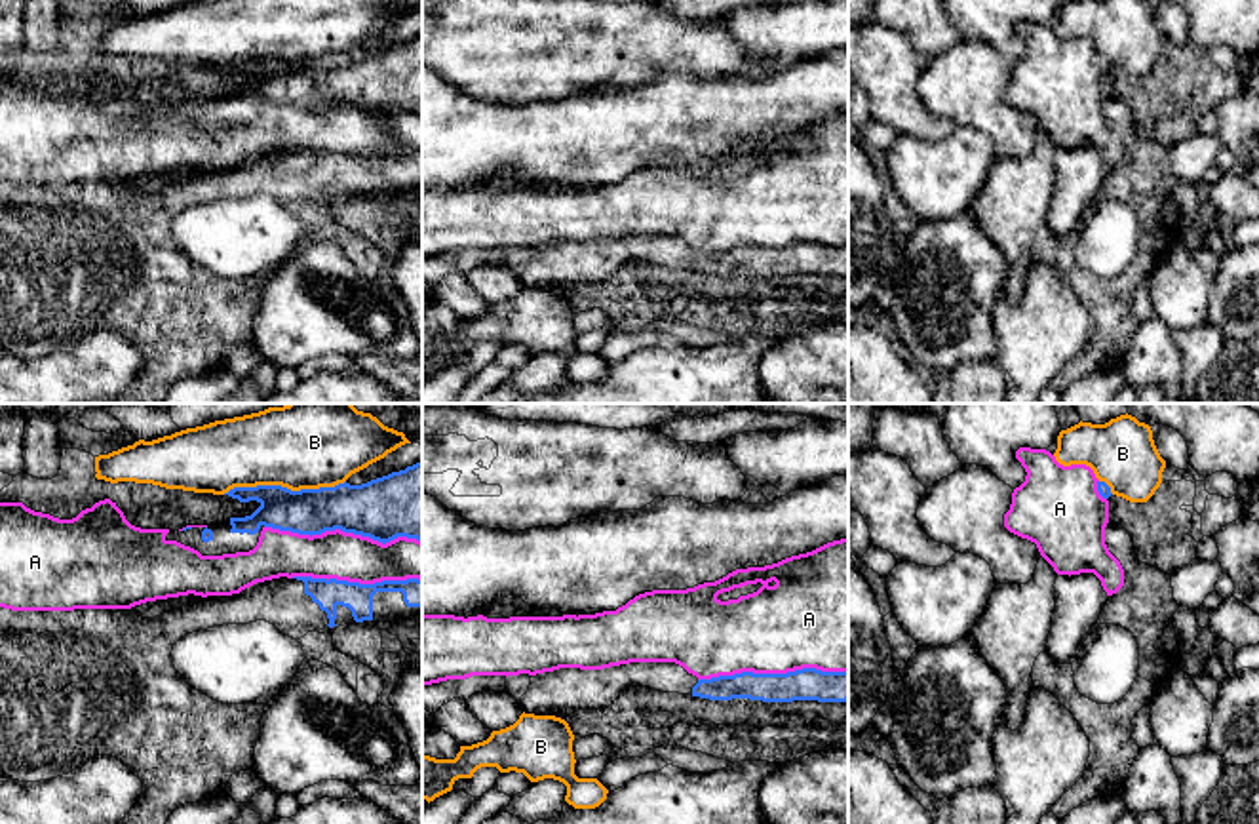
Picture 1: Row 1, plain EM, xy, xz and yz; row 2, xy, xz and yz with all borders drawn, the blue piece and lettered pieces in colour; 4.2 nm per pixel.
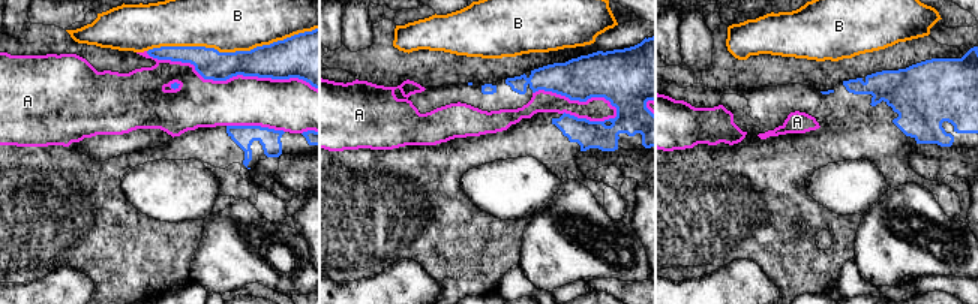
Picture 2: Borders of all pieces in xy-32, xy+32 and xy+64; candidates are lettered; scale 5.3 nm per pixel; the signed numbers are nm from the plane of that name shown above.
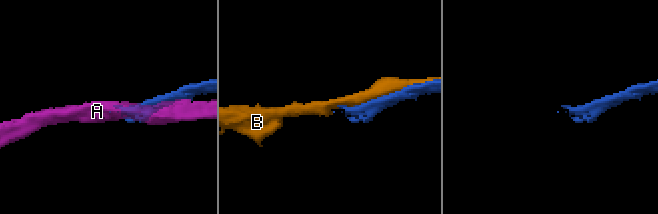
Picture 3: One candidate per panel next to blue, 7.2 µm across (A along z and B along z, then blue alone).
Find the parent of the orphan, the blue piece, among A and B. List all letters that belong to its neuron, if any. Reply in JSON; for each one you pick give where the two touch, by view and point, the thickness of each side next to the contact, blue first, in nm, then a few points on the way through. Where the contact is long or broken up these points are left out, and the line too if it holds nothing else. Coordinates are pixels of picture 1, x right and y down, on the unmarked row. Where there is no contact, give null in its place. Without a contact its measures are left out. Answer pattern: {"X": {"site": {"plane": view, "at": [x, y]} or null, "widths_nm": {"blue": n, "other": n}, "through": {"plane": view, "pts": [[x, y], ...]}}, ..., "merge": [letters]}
{"merge": []}

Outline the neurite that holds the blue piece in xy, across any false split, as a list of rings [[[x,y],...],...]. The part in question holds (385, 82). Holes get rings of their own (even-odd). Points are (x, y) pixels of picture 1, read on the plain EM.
[[[422,34],[361,59],[344,55],[300,65],[257,59],[234,61],[224,69],[261,80],[251,89],[219,99],[169,105],[165,114],[177,114],[202,129],[249,126],[264,101],[310,110],[340,103],[382,118],[397,110],[422,116]]]

